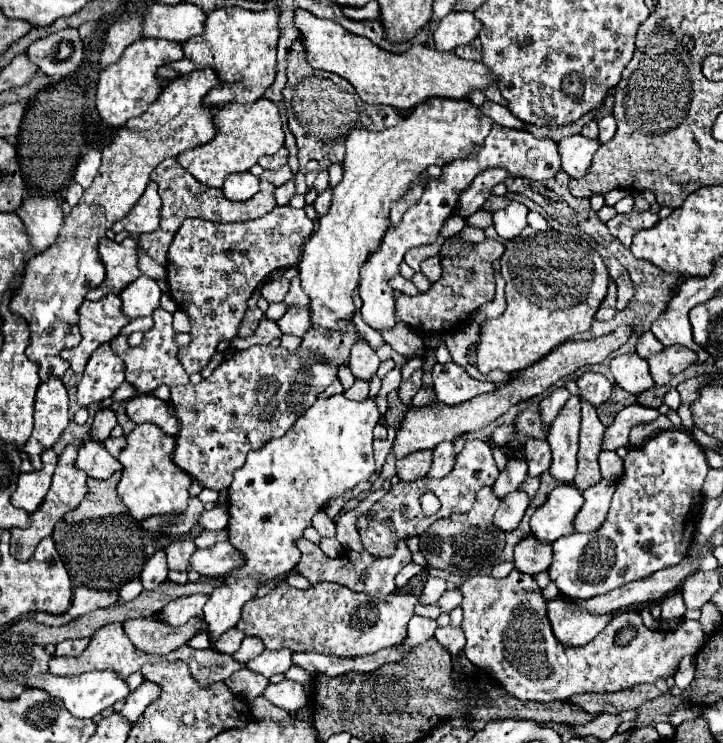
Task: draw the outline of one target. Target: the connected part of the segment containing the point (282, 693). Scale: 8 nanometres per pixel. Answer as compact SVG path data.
M282 680L278 684L270 684L264 690L264 696L272 704L276 704L288 712L296 712L308 704L308 696L306 696L304 686L298 682L292 682L292 680Z

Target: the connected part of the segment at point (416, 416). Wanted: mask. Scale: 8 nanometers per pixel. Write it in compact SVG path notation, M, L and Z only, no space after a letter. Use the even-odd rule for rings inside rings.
M616 328L614 332L602 336L602 338L594 338L594 340L584 340L584 342L566 342L558 348L554 348L554 352L550 352L548 356L544 356L542 360L538 360L538 364L524 368L522 372L514 374L512 380L504 386L498 386L496 392L490 394L482 394L476 400L468 400L464 404L458 406L448 406L442 402L434 402L422 408L410 408L398 428L392 452L396 456L396 460L400 460L402 456L408 456L412 452L418 450L432 450L436 448L440 442L454 442L456 438L480 430L484 426L488 426L490 422L494 422L498 416L502 416L510 406L520 404L524 400L530 400L534 396L542 396L548 392L550 386L554 386L558 380L562 380L564 376L576 372L582 366L590 366L590 364L600 364L604 362L616 348L620 348L628 338L630 338L632 330L630 328Z

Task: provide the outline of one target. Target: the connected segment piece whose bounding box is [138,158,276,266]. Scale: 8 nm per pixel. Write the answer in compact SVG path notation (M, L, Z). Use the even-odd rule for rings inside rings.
M168 158L162 164L158 164L150 176L156 184L158 184L158 194L162 198L162 210L160 210L160 228L156 232L150 234L142 234L138 238L140 248L158 264L164 266L166 262L166 252L168 246L176 234L176 230L180 228L180 224L186 218L202 218L202 220L210 220L210 222L244 222L244 220L254 220L260 218L264 214L268 214L276 202L272 194L264 194L258 192L256 196L252 196L250 200L244 202L234 202L234 200L226 200L226 196L222 196L220 188L210 188L200 184L194 176L190 176L184 168L180 168L180 164L176 162L176 158Z

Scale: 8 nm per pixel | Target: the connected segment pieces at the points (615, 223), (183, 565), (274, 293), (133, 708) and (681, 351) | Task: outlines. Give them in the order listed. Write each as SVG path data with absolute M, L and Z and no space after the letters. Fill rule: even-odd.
M626 212L616 214L606 226L614 238L618 238L626 248L632 246L632 236L642 228L652 228L658 222L658 216L654 212Z
M176 540L172 544L168 544L164 548L166 552L166 560L168 560L168 570L176 570L176 572L186 572L188 568L188 560L194 554L196 546L192 540Z
M276 278L276 280L270 280L262 286L262 296L268 302L282 302L288 288L290 288L290 282L286 278Z
M144 680L128 698L126 698L126 706L122 708L122 716L130 722L136 722L138 716L158 698L158 692L162 692L158 688L158 684L150 684L150 680Z
M670 346L670 348L664 348L662 352L650 356L648 364L650 364L650 374L656 382L656 386L664 386L672 380L672 376L686 370L694 360L696 360L696 352L692 352L690 348Z

